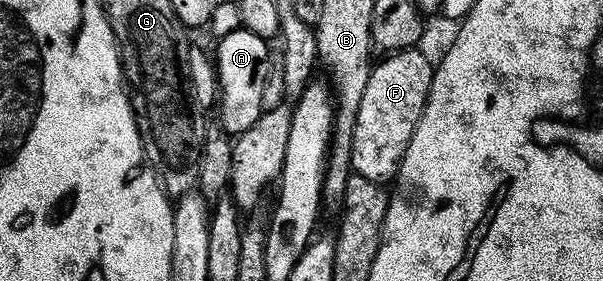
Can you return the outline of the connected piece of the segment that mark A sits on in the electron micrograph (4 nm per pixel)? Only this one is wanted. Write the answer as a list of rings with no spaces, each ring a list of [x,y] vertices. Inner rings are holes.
[[[239,26],[231,34],[220,37],[215,55],[216,80],[219,85],[220,127],[230,134],[245,132],[260,118],[263,106],[263,90],[269,71],[267,40]]]

